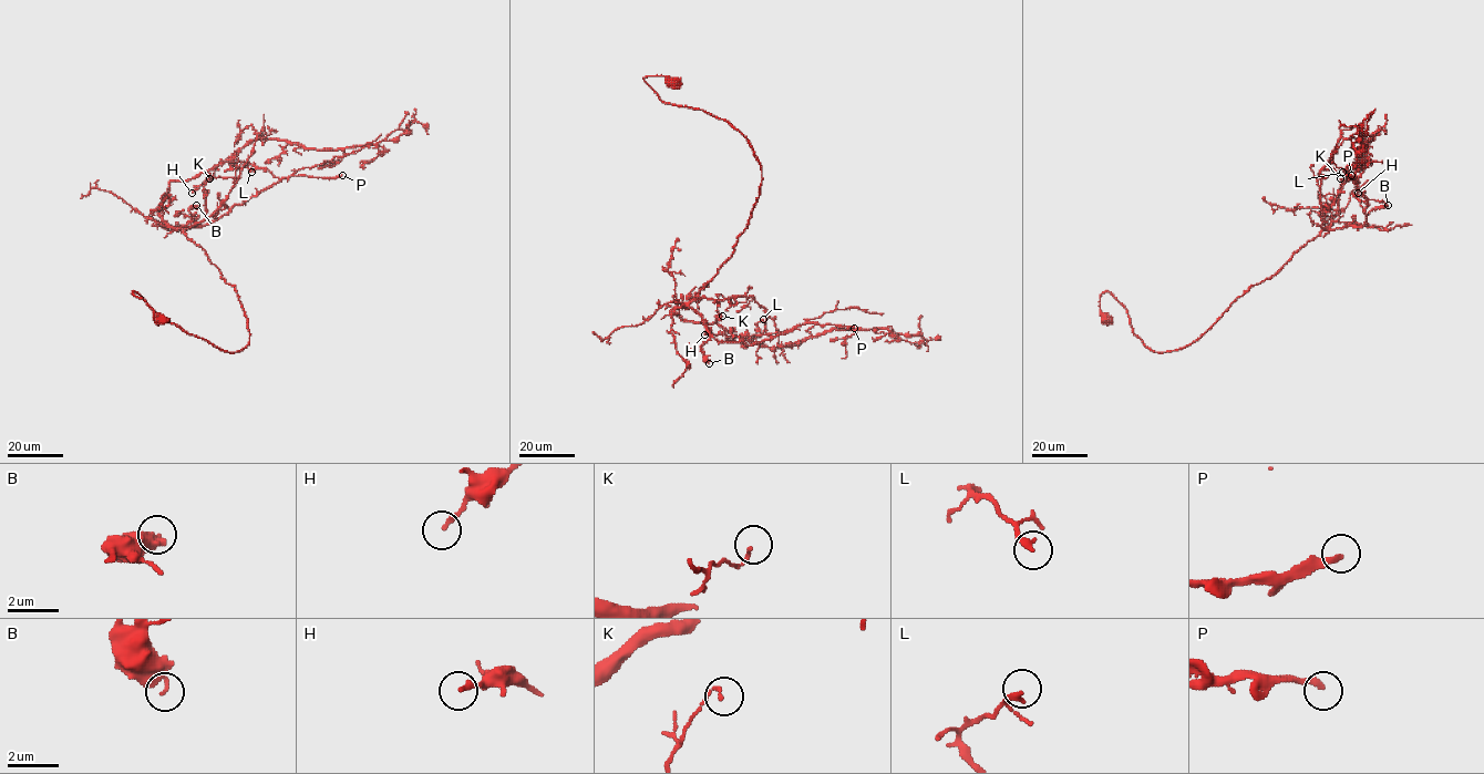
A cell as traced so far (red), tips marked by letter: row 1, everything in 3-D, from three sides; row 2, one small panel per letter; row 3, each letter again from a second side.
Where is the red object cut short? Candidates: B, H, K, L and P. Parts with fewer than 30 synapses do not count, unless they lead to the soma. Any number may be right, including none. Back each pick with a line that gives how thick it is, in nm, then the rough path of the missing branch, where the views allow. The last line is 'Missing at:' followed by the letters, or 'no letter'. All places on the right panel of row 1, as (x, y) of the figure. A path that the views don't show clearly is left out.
P: 240 nm | (1351, 175), (1325, 148), (1317, 147), (1315, 156), (1310, 151)
Missing at: P

